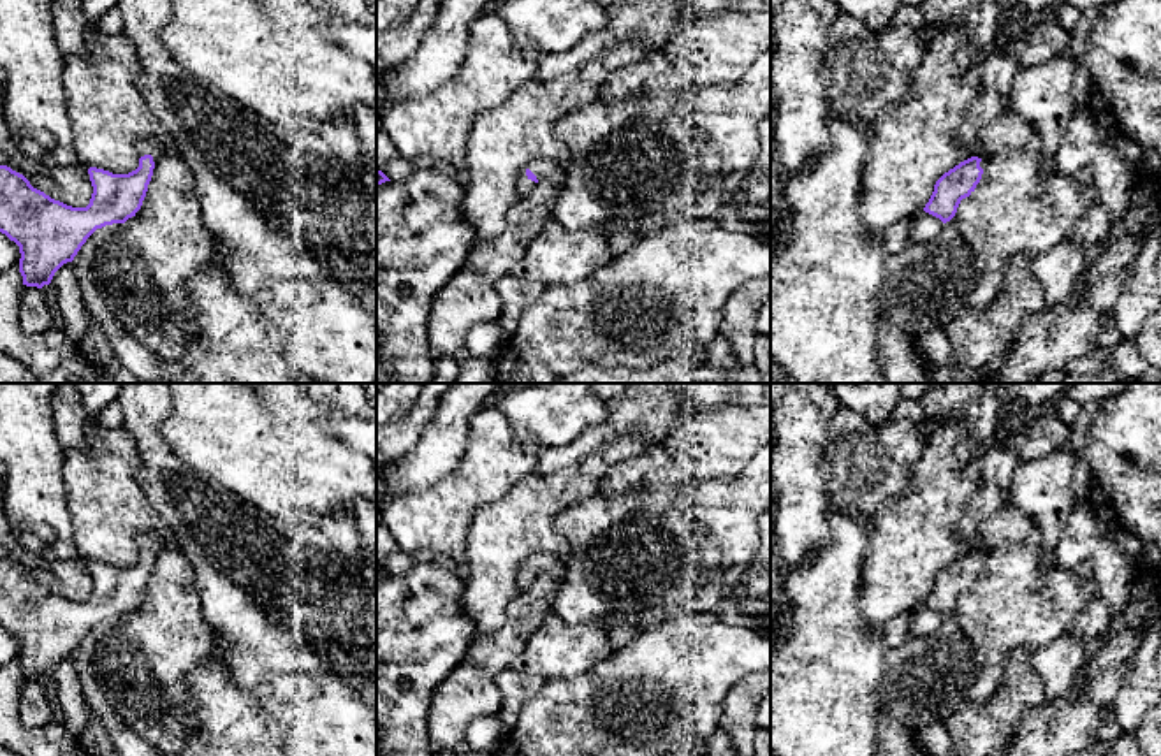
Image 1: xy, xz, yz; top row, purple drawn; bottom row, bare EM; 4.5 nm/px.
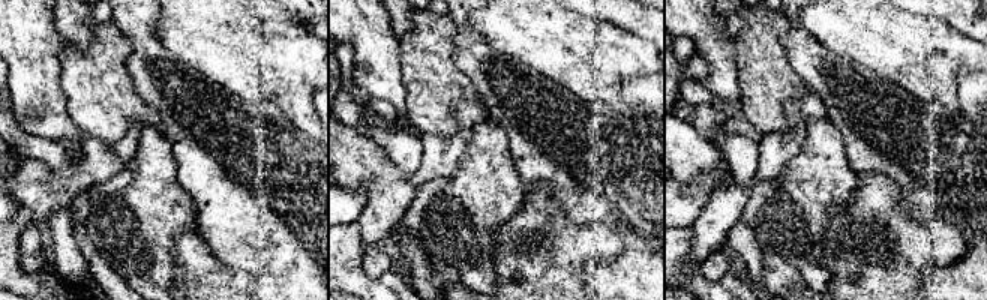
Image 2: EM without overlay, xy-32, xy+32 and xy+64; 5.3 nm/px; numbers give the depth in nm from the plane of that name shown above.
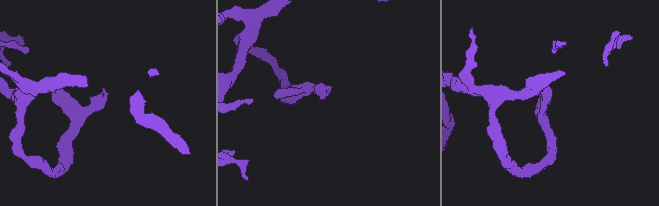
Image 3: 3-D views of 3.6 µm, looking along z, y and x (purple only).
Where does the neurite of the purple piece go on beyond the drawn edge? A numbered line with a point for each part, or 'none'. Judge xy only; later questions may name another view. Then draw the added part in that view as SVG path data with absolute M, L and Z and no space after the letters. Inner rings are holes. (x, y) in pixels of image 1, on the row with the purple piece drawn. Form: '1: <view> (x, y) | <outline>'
1: xy (146, 146) | M142 139L137 144L137 151L139 151L139 158L144 155L151 155L155 164L165 153L164 146L157 141L151 141L151 139Z

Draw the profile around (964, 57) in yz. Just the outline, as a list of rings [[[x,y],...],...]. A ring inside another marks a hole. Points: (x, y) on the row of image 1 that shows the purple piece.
[[[901,0],[901,4],[916,7],[924,12],[925,21],[924,26],[916,30],[916,37],[925,49],[939,33],[952,28],[964,30],[971,42],[955,53],[955,63],[960,70],[969,69],[976,46],[982,40],[976,0]]]

